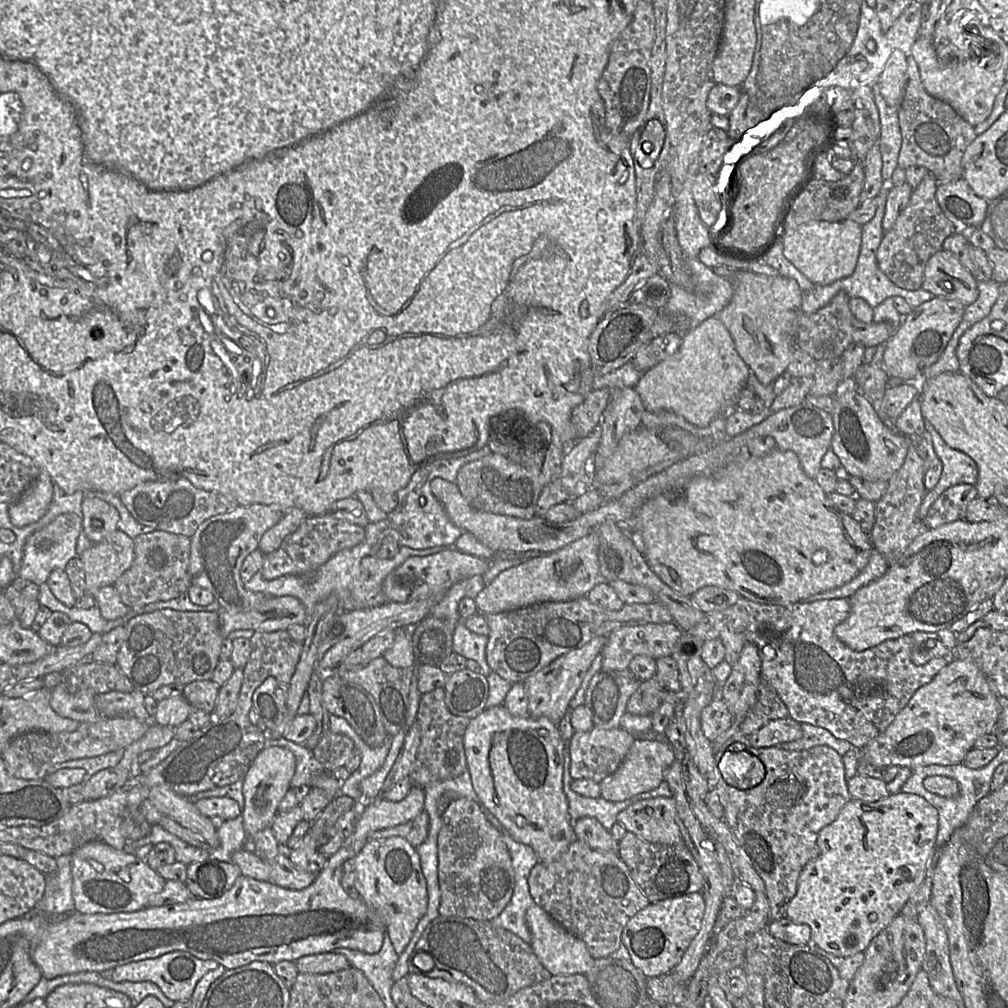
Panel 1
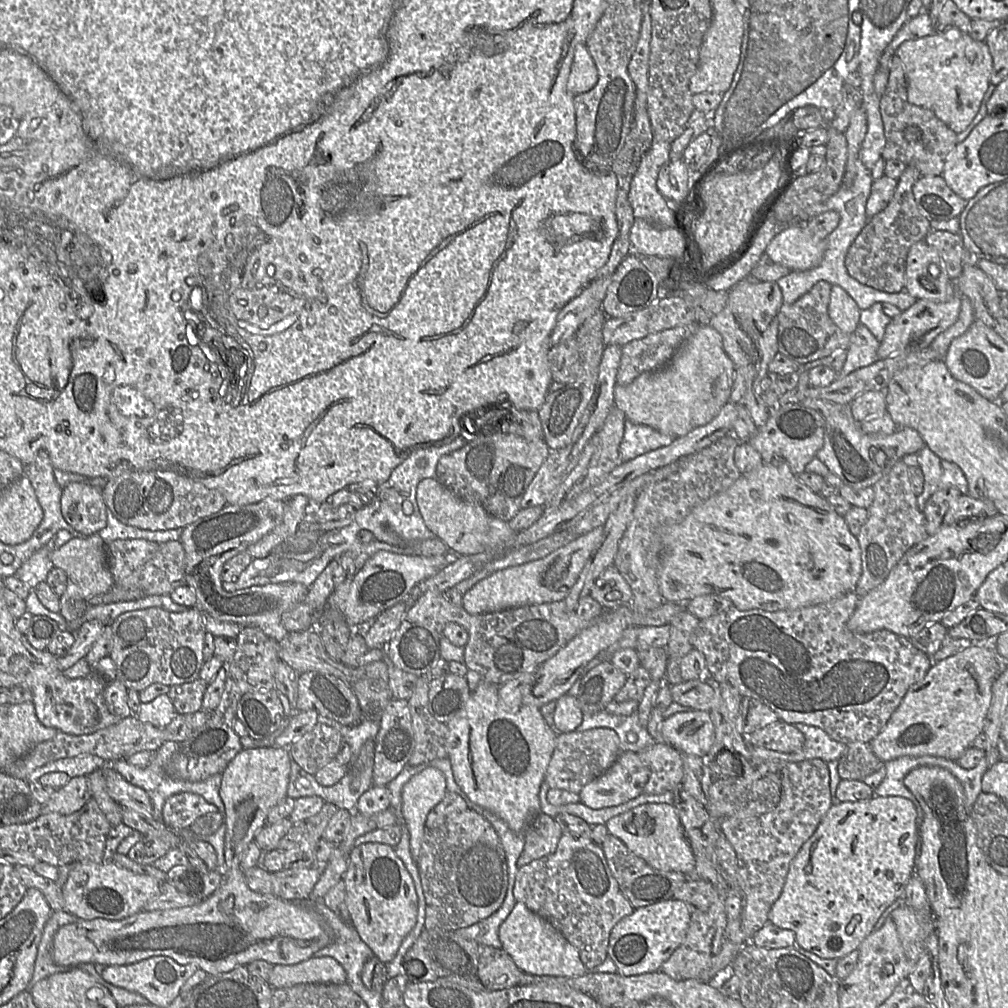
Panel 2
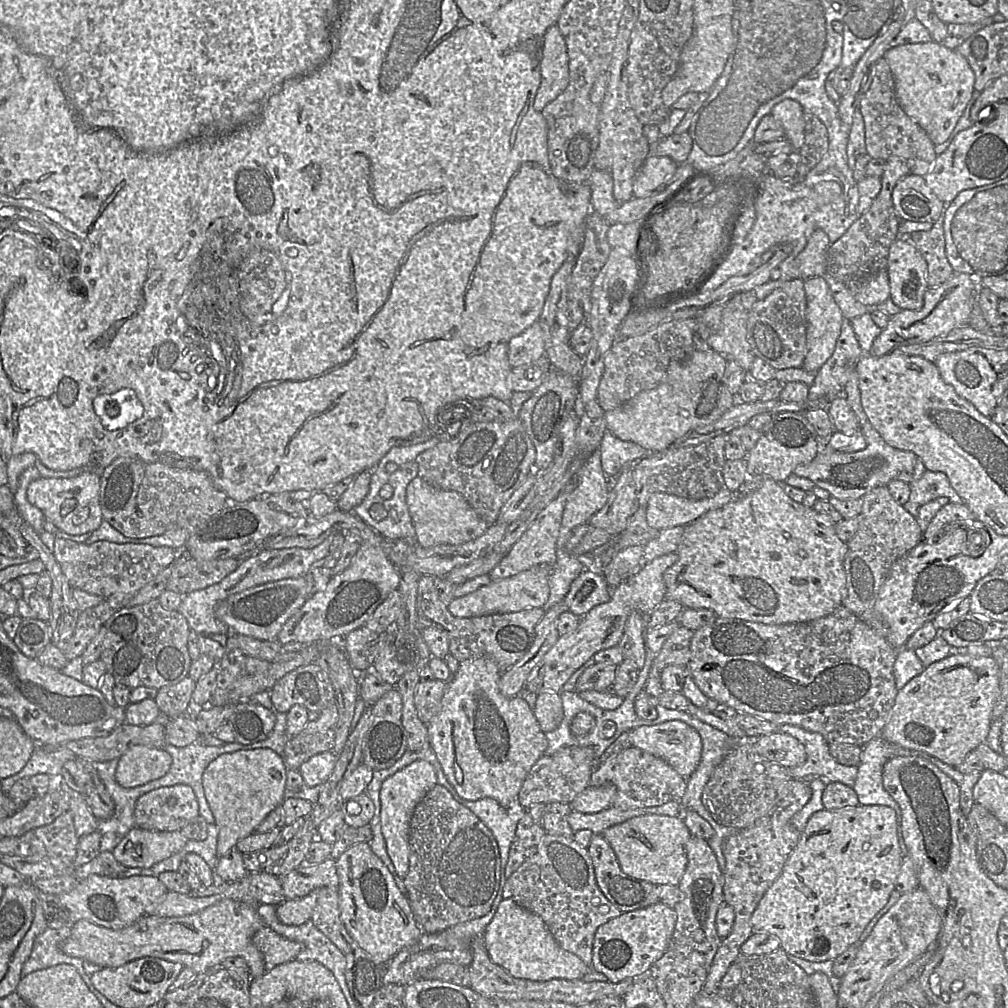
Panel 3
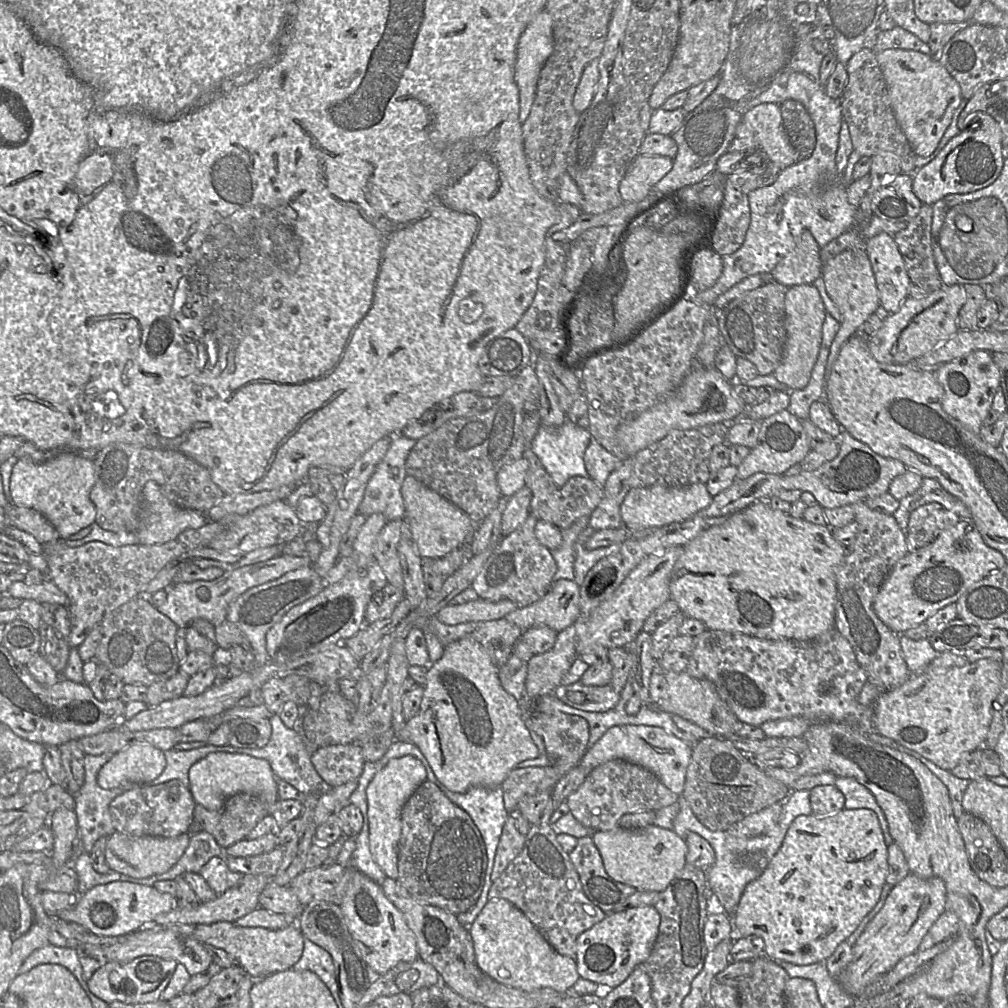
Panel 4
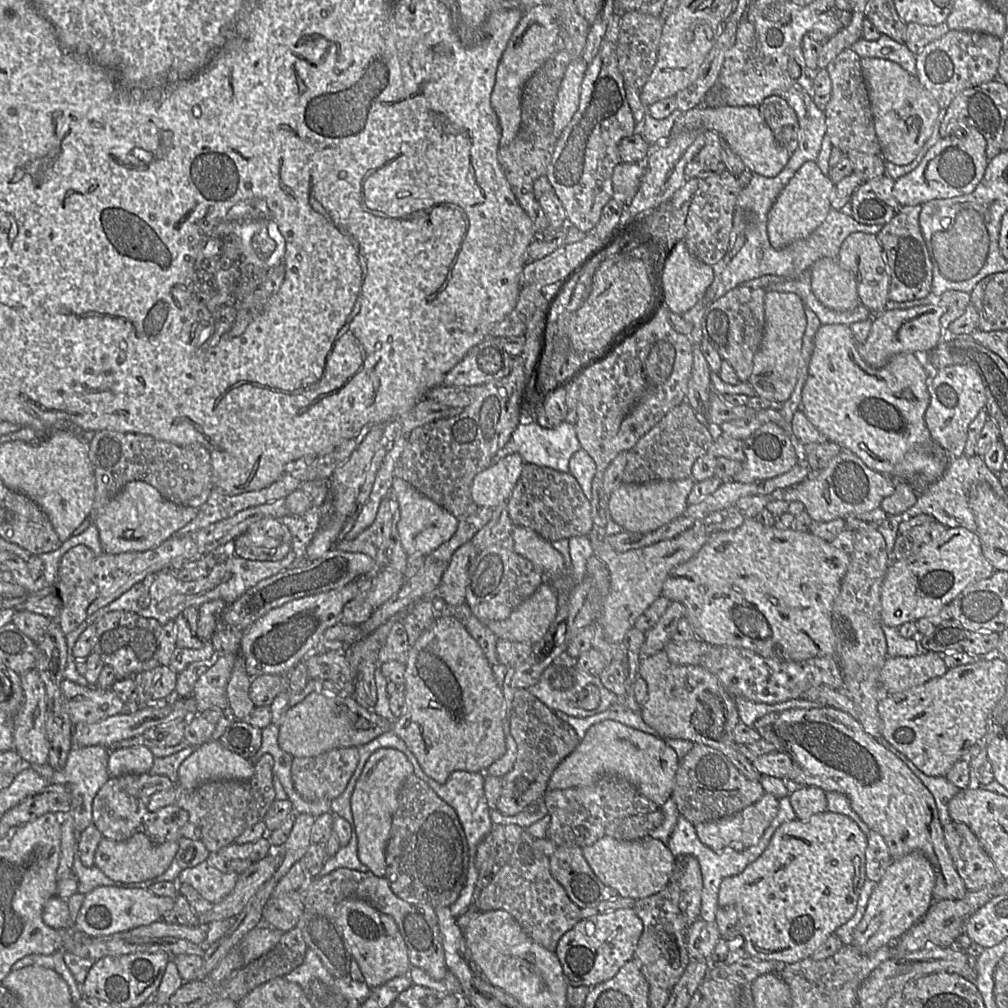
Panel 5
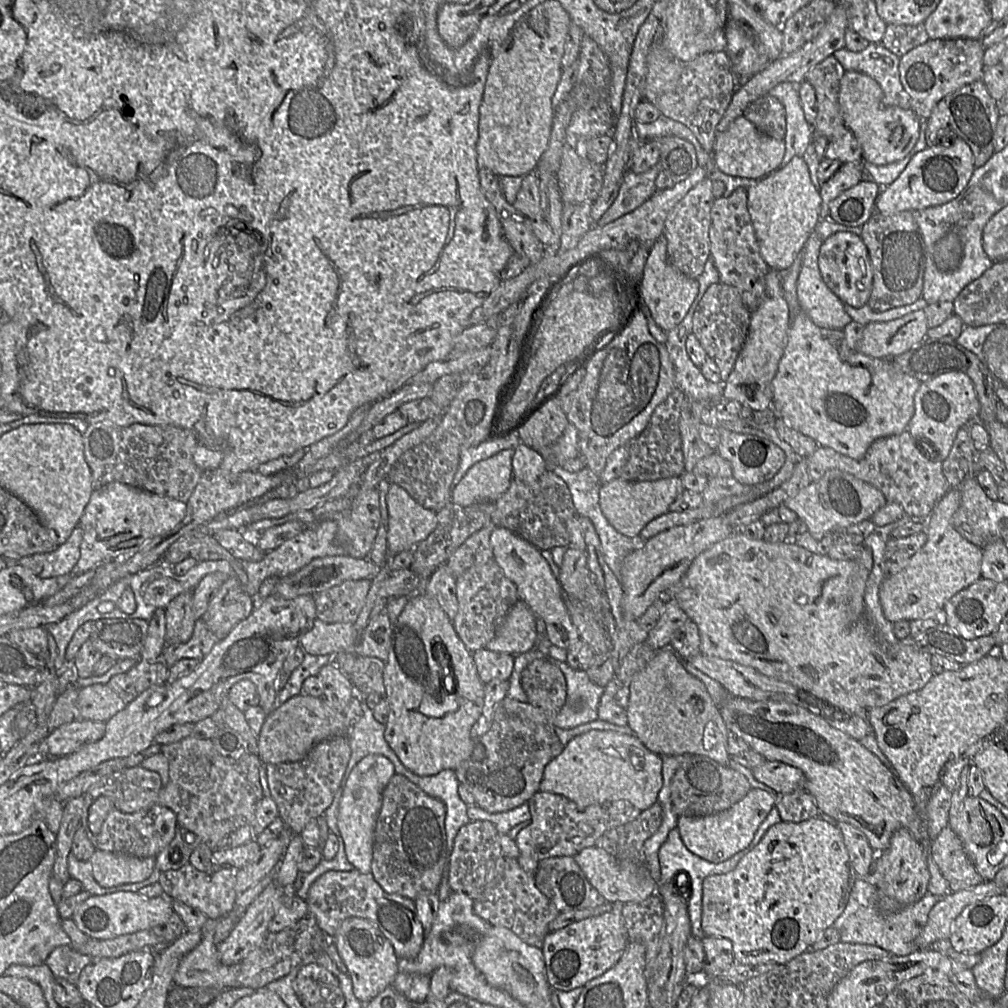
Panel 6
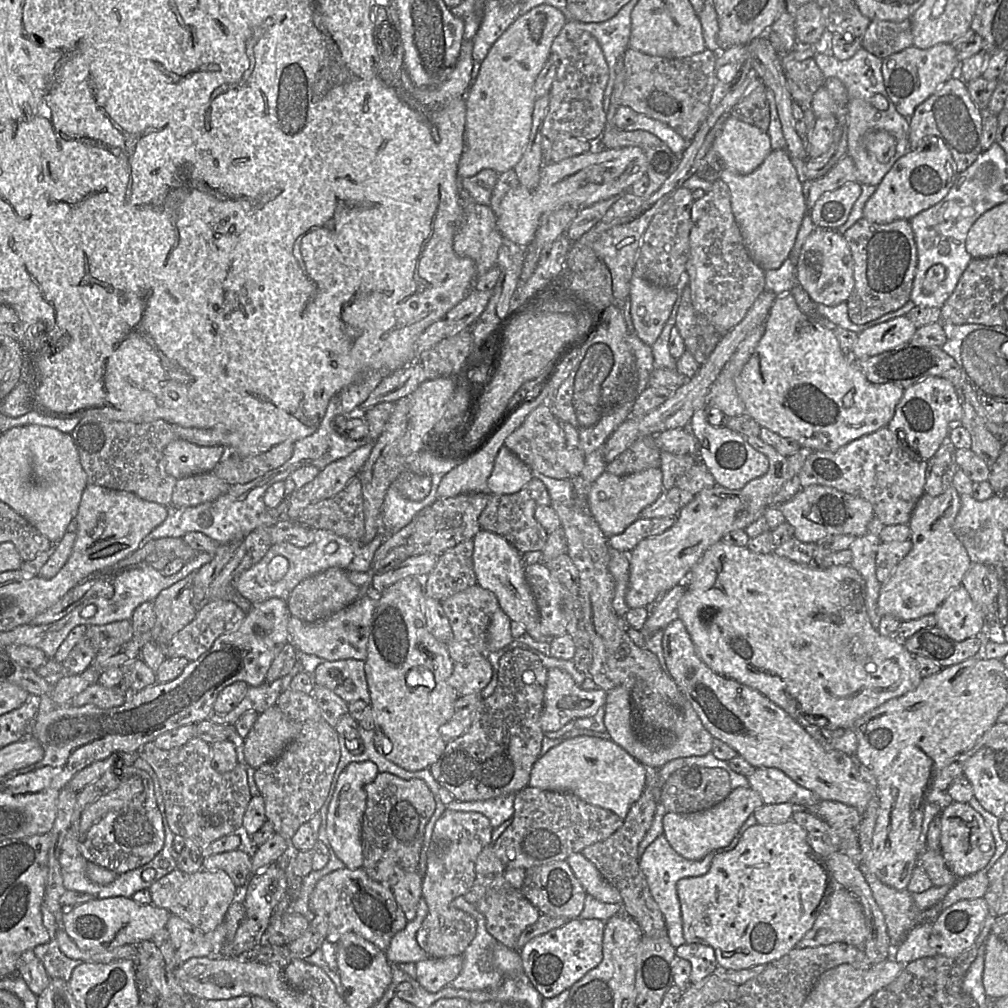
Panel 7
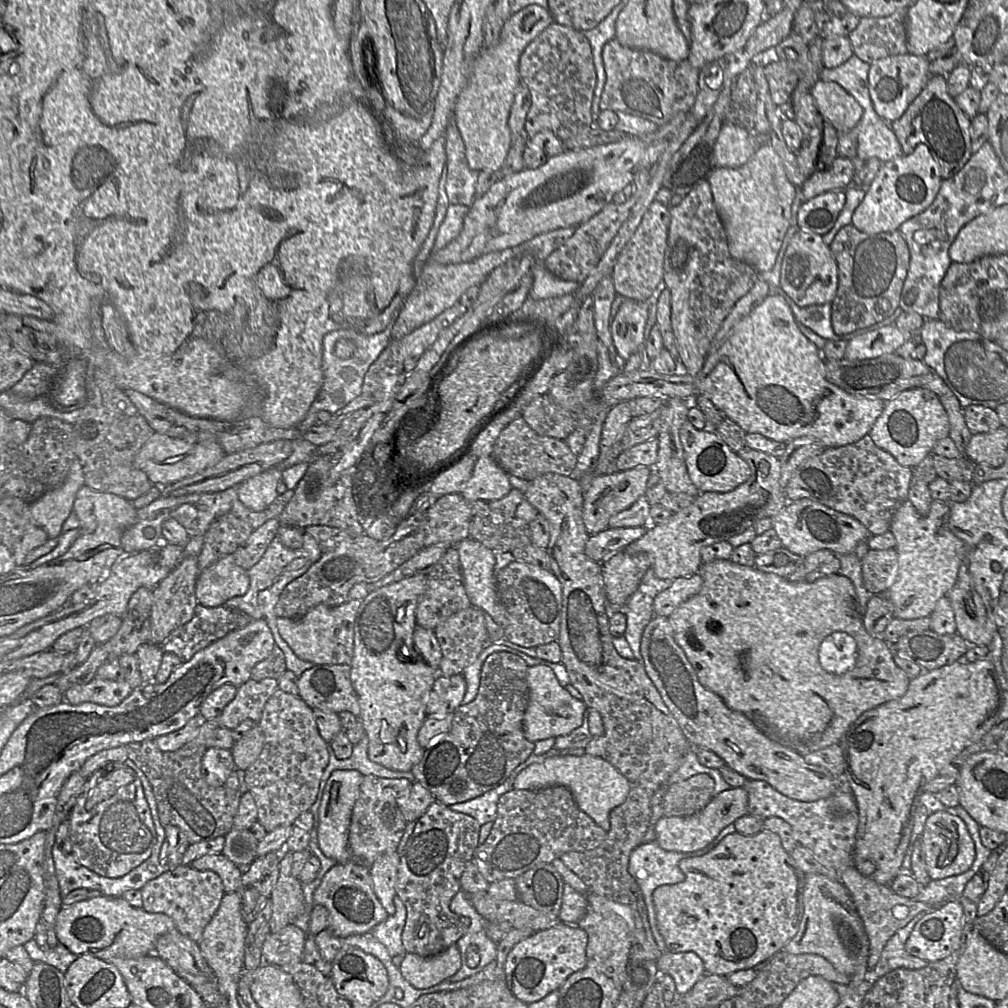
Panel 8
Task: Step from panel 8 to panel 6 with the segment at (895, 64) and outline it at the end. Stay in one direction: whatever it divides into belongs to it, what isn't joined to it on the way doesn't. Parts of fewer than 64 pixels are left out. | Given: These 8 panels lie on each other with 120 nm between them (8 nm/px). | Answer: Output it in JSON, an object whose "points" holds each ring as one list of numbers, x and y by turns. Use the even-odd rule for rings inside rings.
{"points":[[935,39,917,46,900,57,899,77,910,99,910,108,921,120,926,120,935,105,945,96,963,86,982,79,985,48,978,39]]}

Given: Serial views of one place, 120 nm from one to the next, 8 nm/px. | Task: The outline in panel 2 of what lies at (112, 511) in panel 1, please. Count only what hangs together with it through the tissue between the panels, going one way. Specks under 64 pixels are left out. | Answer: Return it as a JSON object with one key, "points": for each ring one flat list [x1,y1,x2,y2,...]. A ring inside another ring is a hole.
{"points":[[70,482,62,490,60,509,64,520,78,533,98,534,107,525,107,506,102,489,90,484]]}

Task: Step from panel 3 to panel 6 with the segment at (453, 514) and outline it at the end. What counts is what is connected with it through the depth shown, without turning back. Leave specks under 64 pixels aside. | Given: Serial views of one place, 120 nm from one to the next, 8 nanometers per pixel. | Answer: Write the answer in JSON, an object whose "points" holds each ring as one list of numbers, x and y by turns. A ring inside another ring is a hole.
{"points":[[391,483,385,500,389,553,412,551,436,528,436,511,423,507,401,486]]}

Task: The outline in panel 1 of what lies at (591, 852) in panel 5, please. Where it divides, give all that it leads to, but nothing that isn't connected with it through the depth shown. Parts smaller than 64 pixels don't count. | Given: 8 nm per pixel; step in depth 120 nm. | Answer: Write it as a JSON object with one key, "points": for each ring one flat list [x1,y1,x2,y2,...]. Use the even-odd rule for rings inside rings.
{"points":[[655,797,635,802,617,815,617,823,627,832,657,844,683,842,673,797]]}

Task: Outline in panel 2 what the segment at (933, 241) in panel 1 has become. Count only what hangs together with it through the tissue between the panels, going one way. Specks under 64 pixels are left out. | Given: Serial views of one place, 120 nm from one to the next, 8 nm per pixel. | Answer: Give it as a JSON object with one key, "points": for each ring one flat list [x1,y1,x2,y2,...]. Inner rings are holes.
{"points":[[907,165,897,180,895,193,887,207,870,218,853,241,845,257,848,274,866,286,887,293,905,291,905,268,913,244,924,240,931,230,931,220,923,216,915,202,913,185,921,177,917,168]]}

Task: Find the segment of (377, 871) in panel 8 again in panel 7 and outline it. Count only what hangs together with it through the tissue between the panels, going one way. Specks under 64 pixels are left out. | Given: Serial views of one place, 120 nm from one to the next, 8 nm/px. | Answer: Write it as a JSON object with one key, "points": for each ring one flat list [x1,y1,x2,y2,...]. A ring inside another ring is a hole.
{"points":[[418,872,408,873,391,890,406,919,413,920,422,899,422,876]]}

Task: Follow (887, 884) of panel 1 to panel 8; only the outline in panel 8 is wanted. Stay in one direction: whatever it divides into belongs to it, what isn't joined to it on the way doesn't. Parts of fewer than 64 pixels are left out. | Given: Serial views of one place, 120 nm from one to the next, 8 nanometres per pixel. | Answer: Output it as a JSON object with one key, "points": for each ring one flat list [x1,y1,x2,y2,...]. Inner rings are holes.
{"points":[[761,830,750,836,745,836,738,832,730,833,722,838,720,842,707,853,700,856,683,858,680,860,678,866,685,874,684,880,675,884,662,885,657,887,653,892,652,900,655,910,656,927,665,941,666,951,673,953,695,952,702,959,706,974,726,976,737,970,752,968,783,950,788,941,798,932,802,915,802,905,799,901,799,894,805,873,796,866,789,853,784,849,779,835,776,833,769,830]]}

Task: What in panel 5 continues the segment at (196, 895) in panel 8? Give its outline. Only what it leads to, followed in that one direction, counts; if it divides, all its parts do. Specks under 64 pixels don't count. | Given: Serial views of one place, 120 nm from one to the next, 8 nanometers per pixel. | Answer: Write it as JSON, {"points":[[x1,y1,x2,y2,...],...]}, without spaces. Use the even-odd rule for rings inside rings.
{"points":[[205,860,193,868,184,869,176,882,191,885,203,898,216,904,233,890,237,878,237,873,222,872]]}

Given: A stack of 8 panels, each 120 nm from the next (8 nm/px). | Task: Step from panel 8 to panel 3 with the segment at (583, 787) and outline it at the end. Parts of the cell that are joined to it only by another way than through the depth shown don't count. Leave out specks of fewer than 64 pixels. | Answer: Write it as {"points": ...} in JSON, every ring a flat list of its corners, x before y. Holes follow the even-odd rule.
{"points":[[669,720,654,725,642,725,628,732,630,747,636,747,667,762,680,776,689,778,699,764,702,754,700,734,680,720]]}

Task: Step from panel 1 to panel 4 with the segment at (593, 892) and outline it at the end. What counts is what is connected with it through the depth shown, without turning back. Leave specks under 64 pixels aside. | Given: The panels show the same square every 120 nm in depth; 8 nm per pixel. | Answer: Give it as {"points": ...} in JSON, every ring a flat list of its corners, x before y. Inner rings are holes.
{"points":[[551,822,532,824,520,854,493,881,488,898,506,899,522,911,560,954,576,955,576,940,584,931,602,921,607,913,593,904,582,889,569,853,557,841]]}

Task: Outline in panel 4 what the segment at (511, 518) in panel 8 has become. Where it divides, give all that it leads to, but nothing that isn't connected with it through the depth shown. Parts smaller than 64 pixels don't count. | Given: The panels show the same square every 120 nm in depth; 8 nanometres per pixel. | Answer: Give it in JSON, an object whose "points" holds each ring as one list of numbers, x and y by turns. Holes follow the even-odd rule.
{"points":[[539,409,526,415,523,428,525,451,523,458,529,462,525,475,525,486,531,490,530,515,538,520,549,522,560,530,570,527,576,520,589,516,601,502,604,495,603,486,598,485,589,477,571,477,563,486,557,486,543,467,539,458,531,450,531,443,541,426]]}

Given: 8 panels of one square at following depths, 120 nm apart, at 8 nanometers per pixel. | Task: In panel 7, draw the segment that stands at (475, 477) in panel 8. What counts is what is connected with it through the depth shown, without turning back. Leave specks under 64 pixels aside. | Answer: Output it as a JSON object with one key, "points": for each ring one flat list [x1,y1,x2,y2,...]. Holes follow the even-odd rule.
{"points":[[503,446,496,456,485,493,490,495,513,494,521,490,533,478,531,468]]}

